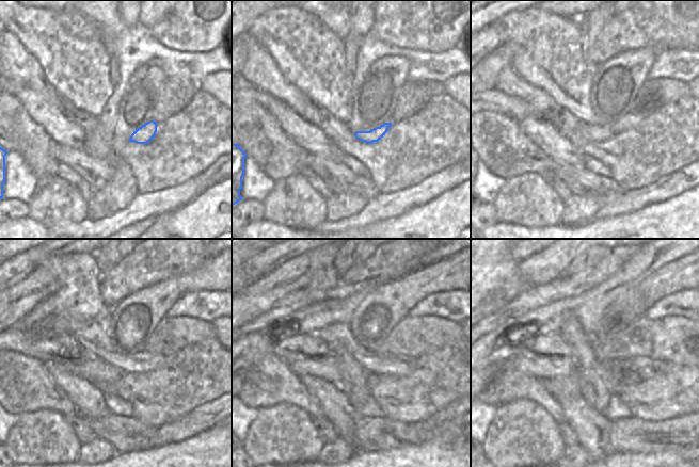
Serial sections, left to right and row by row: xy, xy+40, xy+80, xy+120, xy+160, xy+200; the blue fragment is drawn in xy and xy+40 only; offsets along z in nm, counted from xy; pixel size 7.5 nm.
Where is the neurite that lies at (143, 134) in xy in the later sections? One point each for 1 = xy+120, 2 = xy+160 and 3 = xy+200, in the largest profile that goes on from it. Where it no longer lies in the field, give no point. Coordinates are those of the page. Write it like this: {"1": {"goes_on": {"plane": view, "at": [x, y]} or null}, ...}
{"1": {"goes_on": {"plane": "xy+120", "at": [100, 373]}}, "2": {"goes_on": {"plane": "xy+160", "at": [329, 368]}}, "3": {"goes_on": {"plane": "xy+200", "at": [514, 356]}}}

